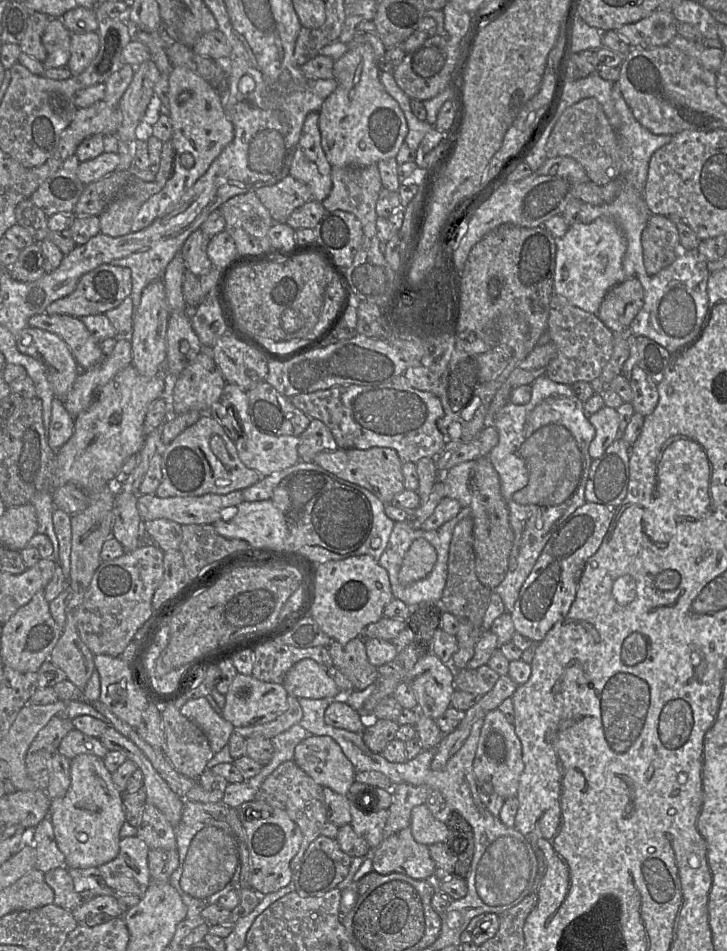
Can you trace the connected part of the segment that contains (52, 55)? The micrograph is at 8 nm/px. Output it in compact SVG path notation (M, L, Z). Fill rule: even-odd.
M52 18L42 35L42 43L47 52L47 57L43 62L45 68L67 66L70 59L70 41L71 33L62 19Z

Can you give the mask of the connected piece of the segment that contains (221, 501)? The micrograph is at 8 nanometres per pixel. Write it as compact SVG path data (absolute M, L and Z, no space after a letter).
M241 490L227 494L207 493L199 496L158 497L155 494L138 495L137 509L143 521L168 519L186 524L213 524L222 517L222 511L237 506L243 500Z

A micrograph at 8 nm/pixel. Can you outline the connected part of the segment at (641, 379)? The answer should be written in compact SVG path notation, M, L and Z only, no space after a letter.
M636 364L632 370L630 385L633 392L631 404L634 411L644 417L648 416L654 411L658 403L657 383Z

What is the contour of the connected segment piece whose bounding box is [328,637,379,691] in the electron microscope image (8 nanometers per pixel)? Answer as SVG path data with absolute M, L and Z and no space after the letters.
M354 638L345 644L331 641L328 651L333 666L349 679L354 690L362 691L377 681L378 667L369 662L363 638Z

